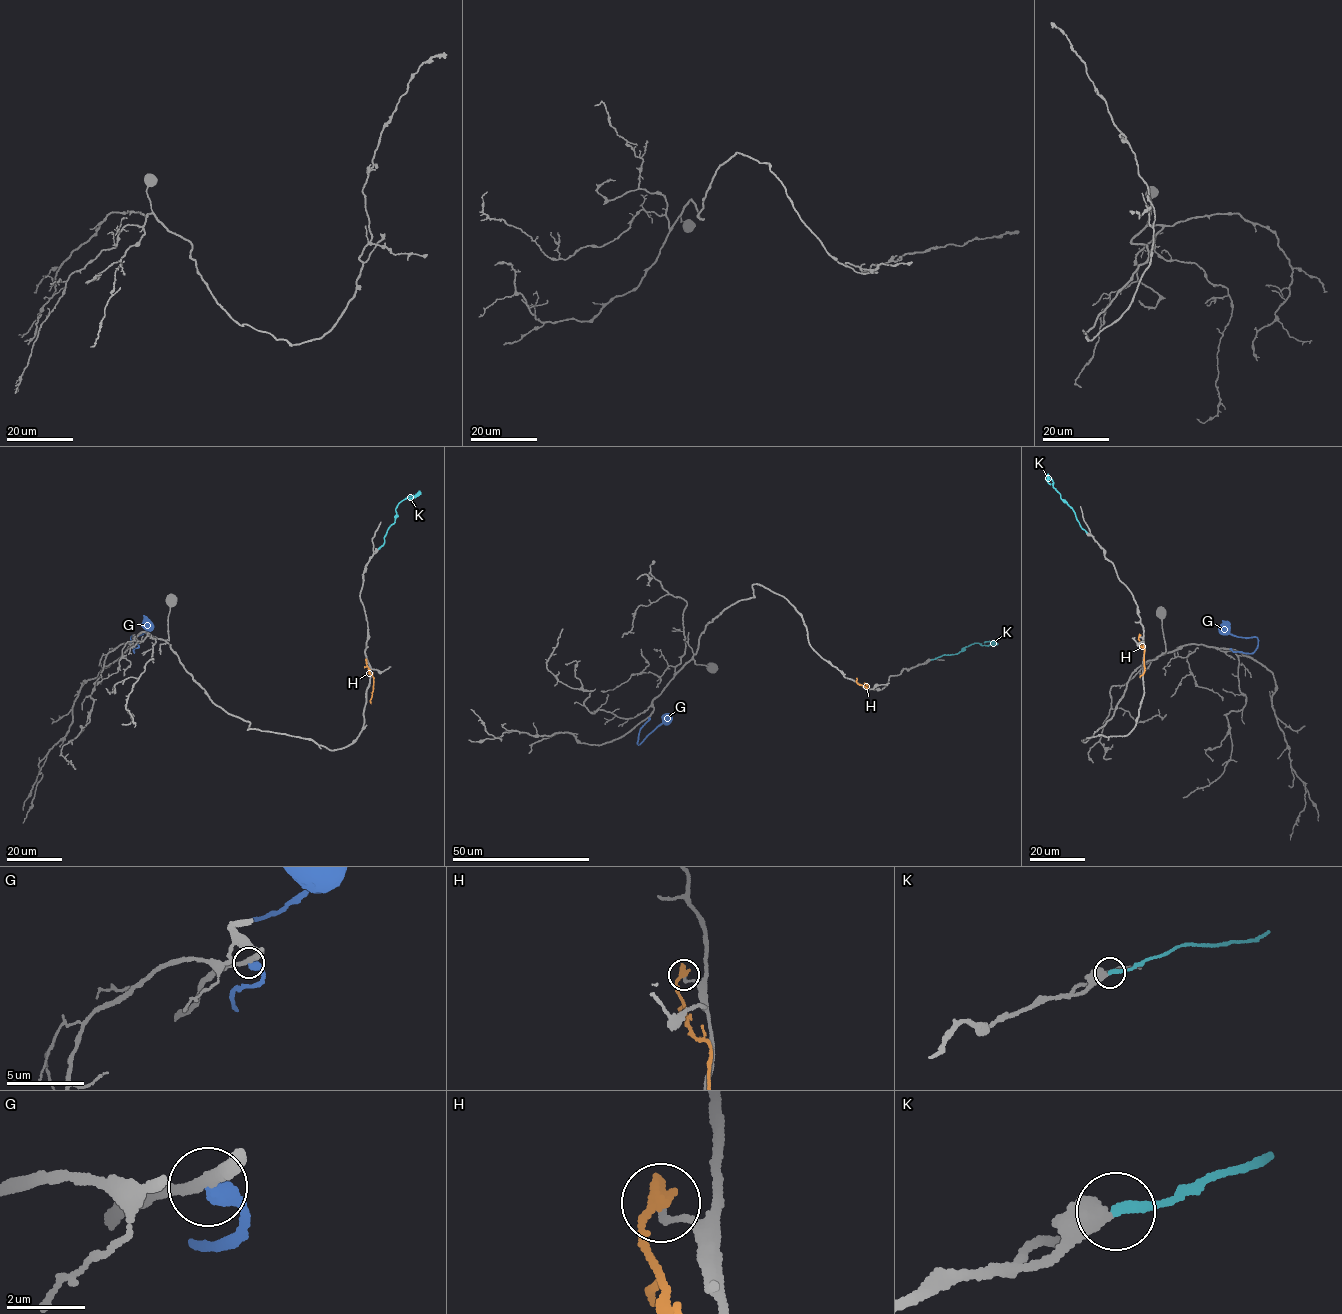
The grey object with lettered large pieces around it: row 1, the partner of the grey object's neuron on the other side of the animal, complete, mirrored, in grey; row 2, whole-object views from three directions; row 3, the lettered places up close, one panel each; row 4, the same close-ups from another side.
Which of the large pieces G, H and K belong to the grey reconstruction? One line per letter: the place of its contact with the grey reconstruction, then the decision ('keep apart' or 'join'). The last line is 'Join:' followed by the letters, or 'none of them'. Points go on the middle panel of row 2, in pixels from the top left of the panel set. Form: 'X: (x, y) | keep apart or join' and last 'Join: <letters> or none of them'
G: (648, 717) | keep apart
H: (867, 685) | keep apart
K: (931, 660) | join
Join: K

